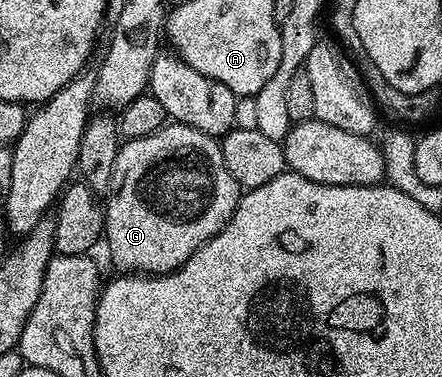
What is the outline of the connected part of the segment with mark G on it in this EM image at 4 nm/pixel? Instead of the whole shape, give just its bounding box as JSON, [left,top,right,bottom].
[103,123,243,276]

